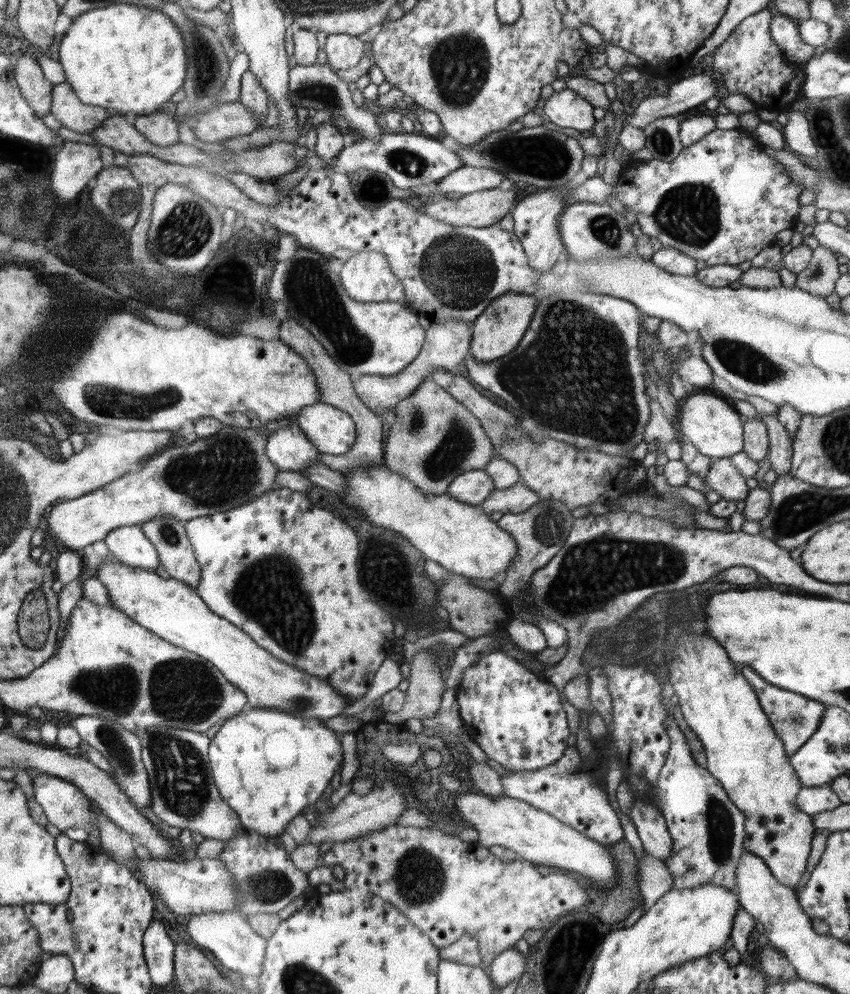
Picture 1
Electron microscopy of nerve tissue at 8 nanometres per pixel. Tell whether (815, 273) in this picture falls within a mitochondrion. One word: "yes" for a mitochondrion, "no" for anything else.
yes

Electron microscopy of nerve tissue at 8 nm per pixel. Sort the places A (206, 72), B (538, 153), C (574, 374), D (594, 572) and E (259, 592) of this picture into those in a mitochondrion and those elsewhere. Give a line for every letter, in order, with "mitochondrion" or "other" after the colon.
A: mitochondrion
B: mitochondrion
C: mitochondrion
D: mitochondrion
E: mitochondrion

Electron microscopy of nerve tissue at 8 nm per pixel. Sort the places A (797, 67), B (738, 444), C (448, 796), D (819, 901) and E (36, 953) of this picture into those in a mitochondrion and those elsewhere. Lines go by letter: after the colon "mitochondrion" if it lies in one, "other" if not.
A: other
B: other
C: other
D: other
E: other

